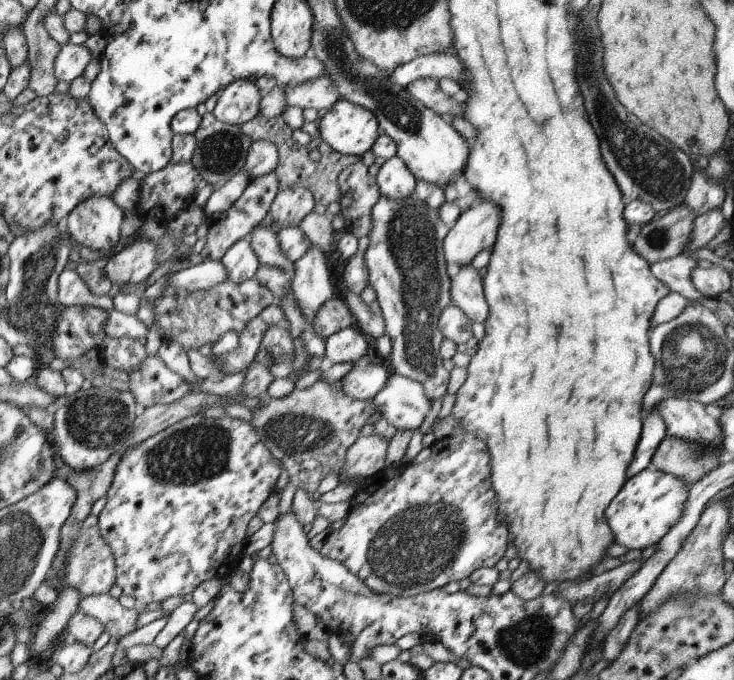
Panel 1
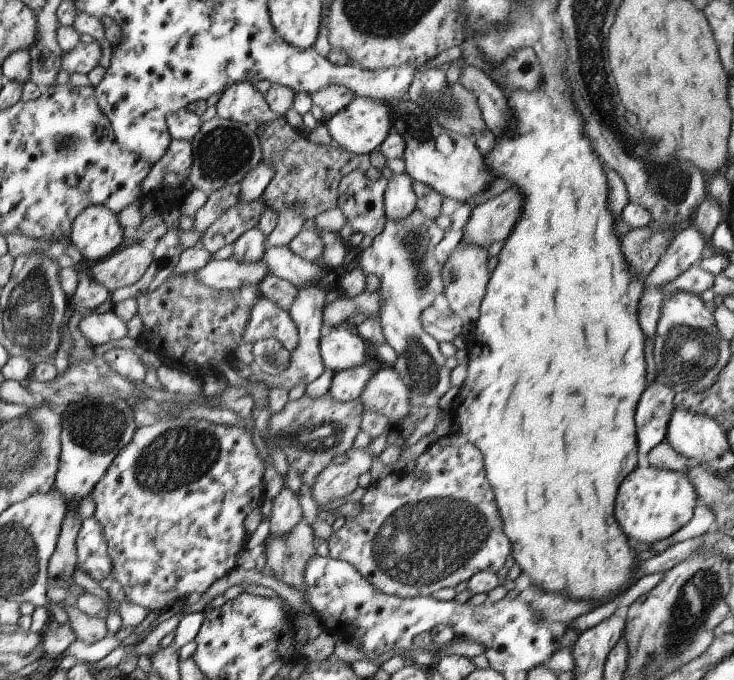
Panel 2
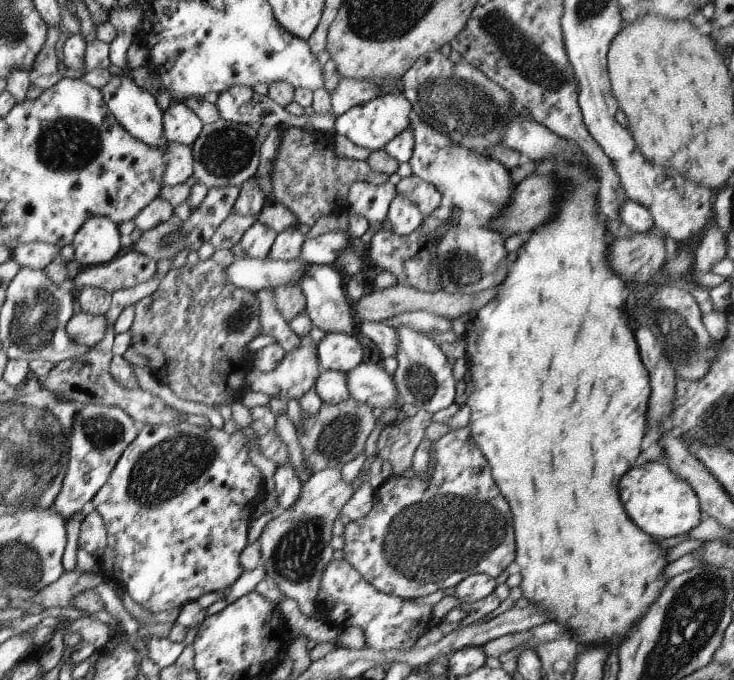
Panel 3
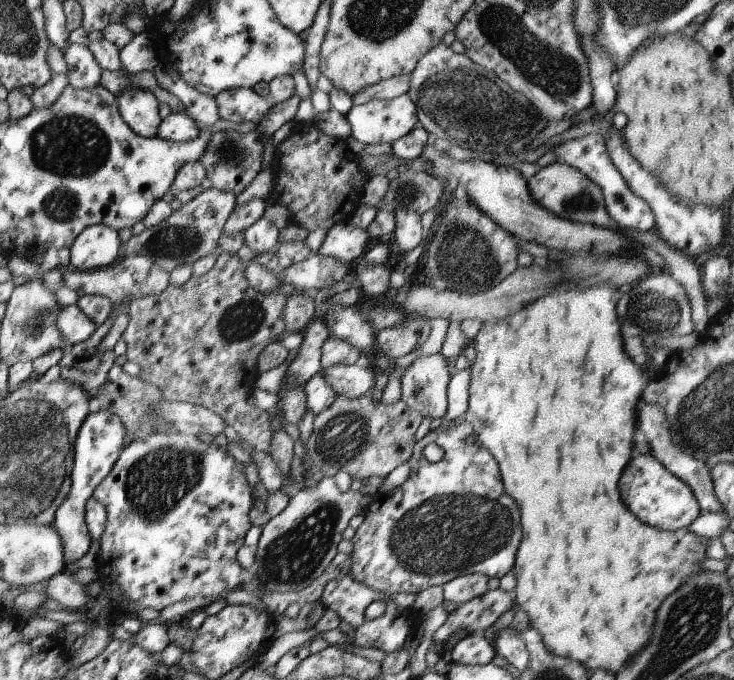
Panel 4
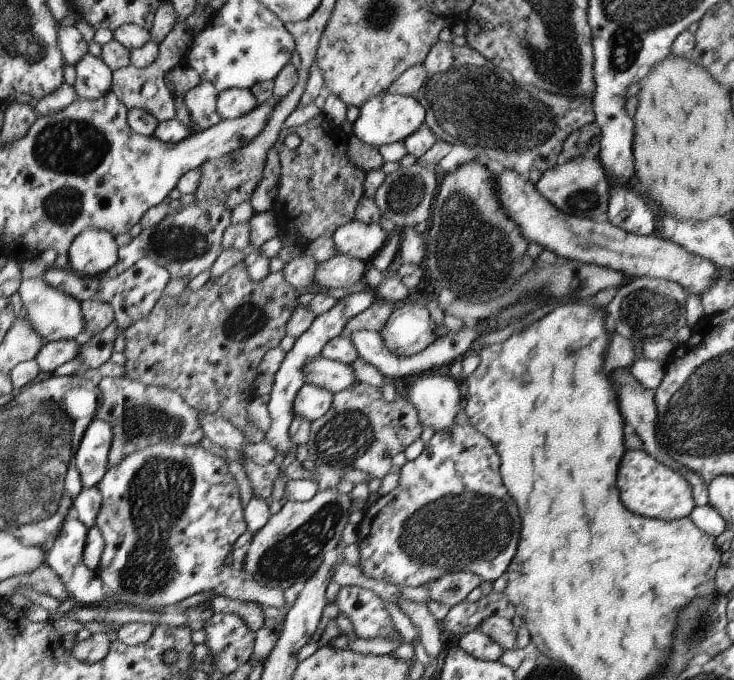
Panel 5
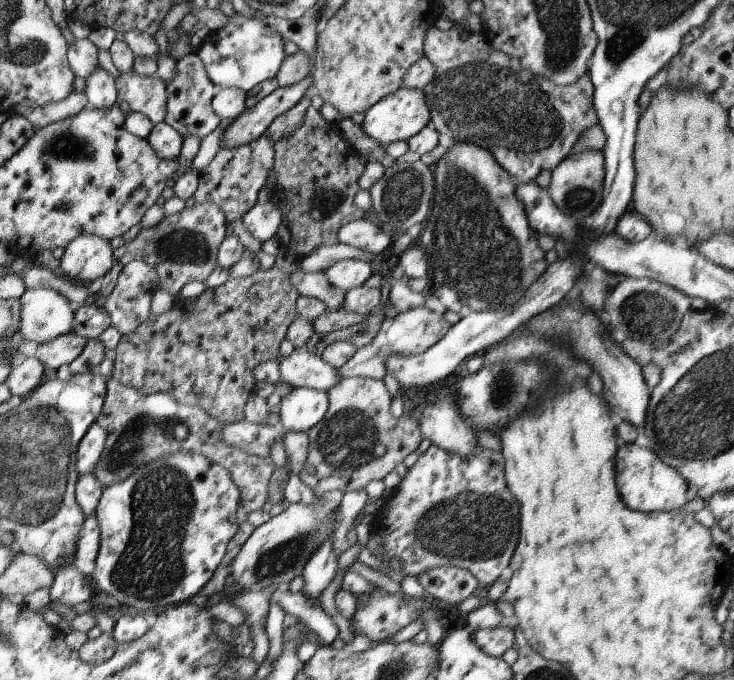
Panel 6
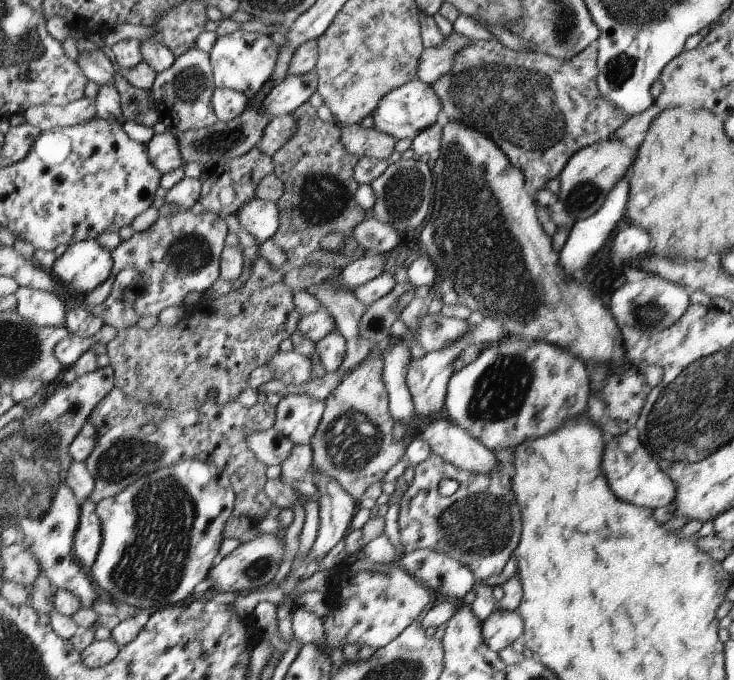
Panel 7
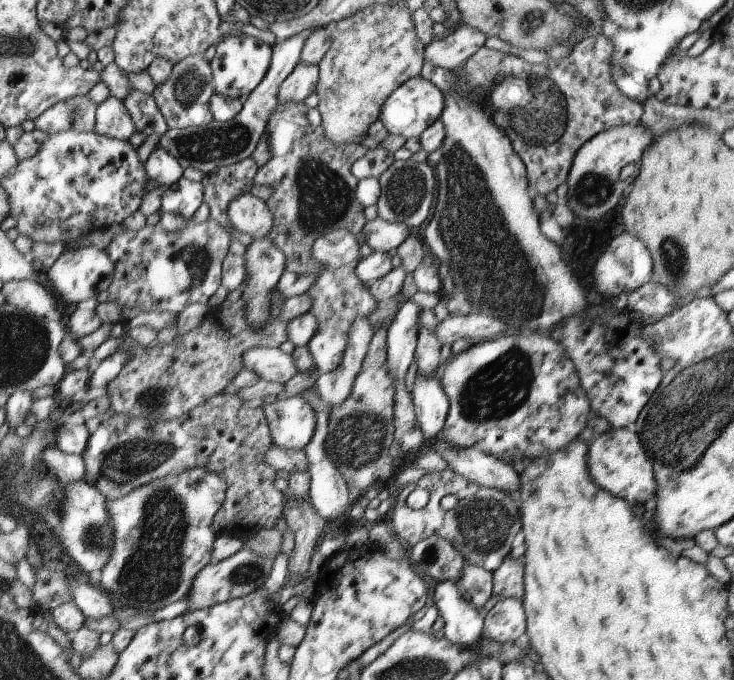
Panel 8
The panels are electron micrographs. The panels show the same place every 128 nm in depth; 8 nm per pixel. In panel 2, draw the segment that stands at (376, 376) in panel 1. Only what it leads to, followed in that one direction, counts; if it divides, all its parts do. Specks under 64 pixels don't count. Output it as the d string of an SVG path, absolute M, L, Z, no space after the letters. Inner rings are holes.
M364 363L361 366L335 371L331 382L329 382L327 394L335 402L359 399L361 391L371 376L373 376L373 371L371 368L367 368Z

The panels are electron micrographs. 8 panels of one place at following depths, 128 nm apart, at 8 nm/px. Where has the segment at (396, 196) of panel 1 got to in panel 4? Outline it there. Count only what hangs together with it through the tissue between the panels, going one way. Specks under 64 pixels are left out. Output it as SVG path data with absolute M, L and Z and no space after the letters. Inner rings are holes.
M403 206L393 211L392 216L394 230L389 240L397 245L401 254L405 254L421 242L423 230L420 226L420 216L415 212L407 211Z

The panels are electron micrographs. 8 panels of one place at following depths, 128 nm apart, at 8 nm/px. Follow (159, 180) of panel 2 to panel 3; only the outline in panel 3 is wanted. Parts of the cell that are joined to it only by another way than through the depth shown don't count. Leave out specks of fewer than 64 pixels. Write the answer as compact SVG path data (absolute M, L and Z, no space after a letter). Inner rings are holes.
M167 142L164 150L166 166L160 179L160 186L171 187L181 184L192 176L192 153L190 146Z

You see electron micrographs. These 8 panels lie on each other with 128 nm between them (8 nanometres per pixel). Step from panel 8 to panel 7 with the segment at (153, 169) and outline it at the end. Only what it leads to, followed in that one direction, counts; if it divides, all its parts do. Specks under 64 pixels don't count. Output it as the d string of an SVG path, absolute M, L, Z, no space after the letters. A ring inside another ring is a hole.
M165 129L159 134L153 133L146 144L146 153L151 166L159 174L171 172L183 165L179 148L177 148L177 140L170 129Z

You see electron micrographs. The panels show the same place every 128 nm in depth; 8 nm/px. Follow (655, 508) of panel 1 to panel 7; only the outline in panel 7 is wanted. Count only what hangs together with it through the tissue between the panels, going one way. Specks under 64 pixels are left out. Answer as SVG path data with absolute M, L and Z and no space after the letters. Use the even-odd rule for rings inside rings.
M626 432L610 438L605 438L605 448L603 448L603 460L601 460L601 468L603 474L607 478L609 488L613 490L613 494L629 504L641 506L641 508L661 508L671 503L675 498L675 484L670 478L659 468L654 458L643 450L641 443L633 432Z

